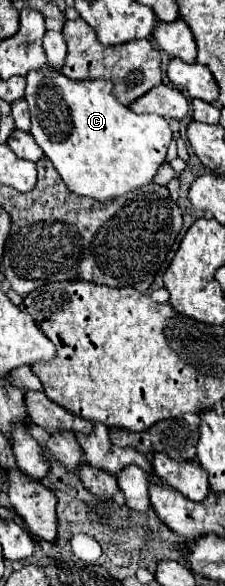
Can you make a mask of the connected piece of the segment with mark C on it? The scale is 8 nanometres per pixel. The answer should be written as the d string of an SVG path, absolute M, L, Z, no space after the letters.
M51 65L29 71L25 79L31 135L75 195L115 199L133 187L149 183L157 167L165 163L165 153L173 139L171 127L159 115L137 115L119 103L109 79L73 81Z

